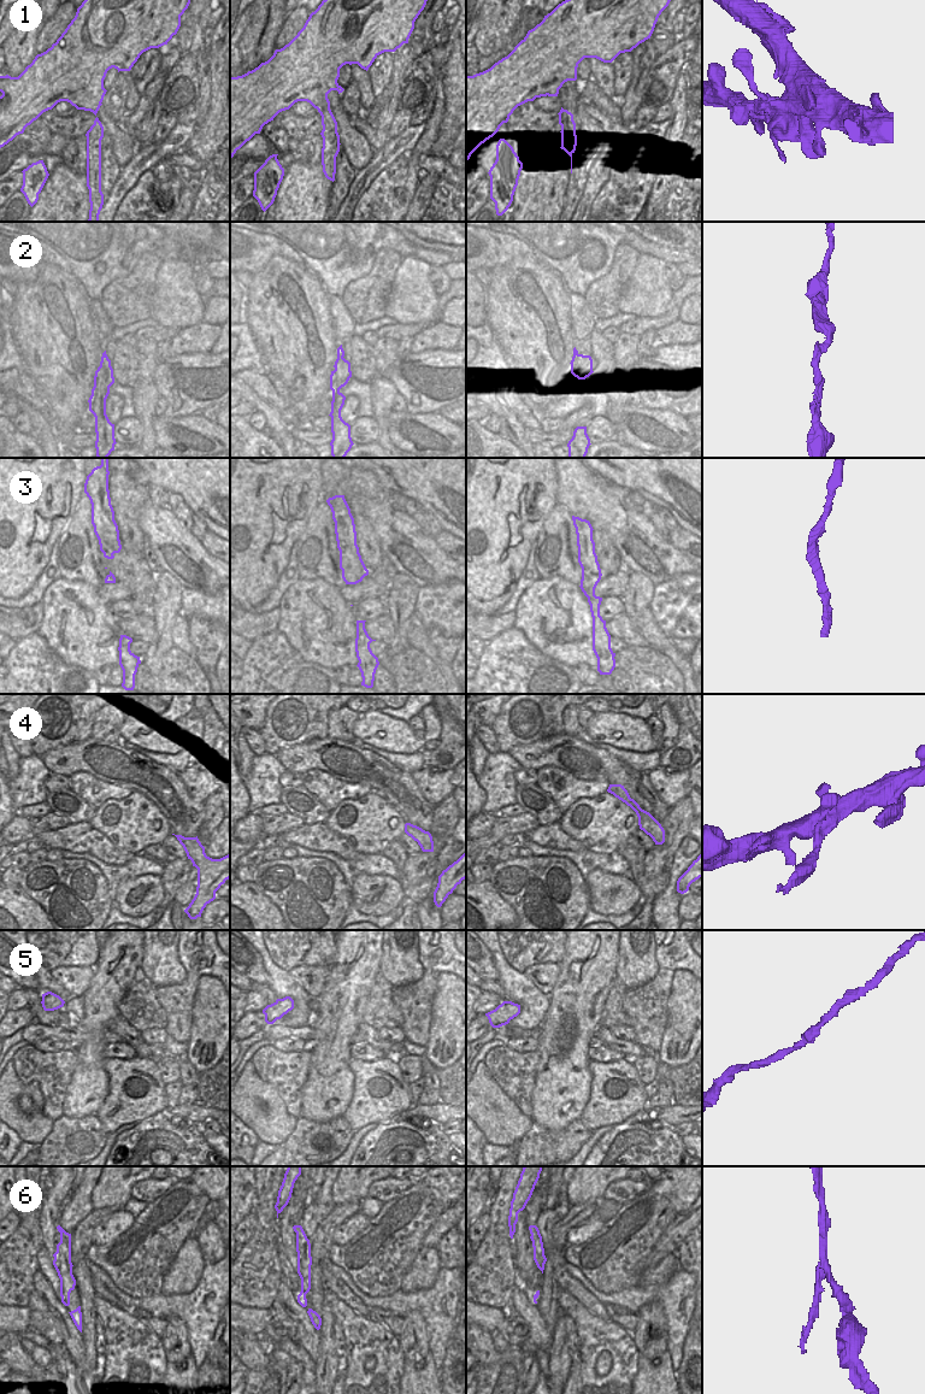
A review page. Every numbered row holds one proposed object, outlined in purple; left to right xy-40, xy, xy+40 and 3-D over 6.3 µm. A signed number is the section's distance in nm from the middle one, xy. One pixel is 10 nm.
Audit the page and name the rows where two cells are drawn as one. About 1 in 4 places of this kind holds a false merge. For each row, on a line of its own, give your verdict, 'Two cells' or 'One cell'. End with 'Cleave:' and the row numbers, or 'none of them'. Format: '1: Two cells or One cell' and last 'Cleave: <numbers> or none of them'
1: Two cells
2: One cell
3: One cell
4: One cell
5: One cell
6: Two cells
Cleave: 1, 6

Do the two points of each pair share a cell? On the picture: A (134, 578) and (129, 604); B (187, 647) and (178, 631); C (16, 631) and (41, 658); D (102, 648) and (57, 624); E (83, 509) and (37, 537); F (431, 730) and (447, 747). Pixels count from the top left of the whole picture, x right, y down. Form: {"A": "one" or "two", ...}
{"A": "two", "B": "one", "C": "two", "D": "one", "E": "two", "F": "two"}

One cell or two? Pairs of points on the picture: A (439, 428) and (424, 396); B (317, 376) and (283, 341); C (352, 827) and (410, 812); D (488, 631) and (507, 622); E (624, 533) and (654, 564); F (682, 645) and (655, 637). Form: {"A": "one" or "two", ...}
{"A": "two", "B": "one", "C": "two", "D": "one", "E": "one", "F": "two"}

